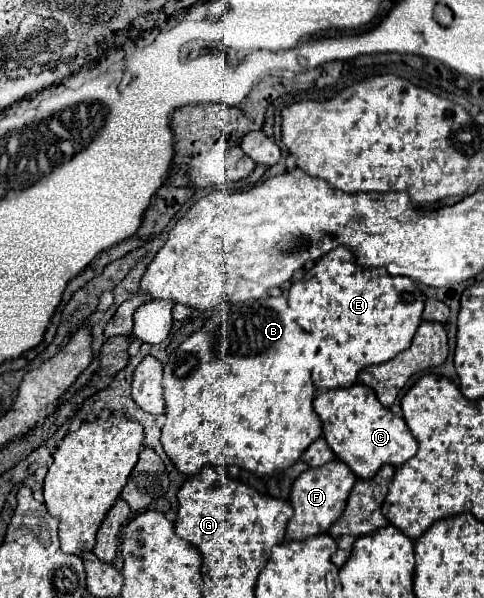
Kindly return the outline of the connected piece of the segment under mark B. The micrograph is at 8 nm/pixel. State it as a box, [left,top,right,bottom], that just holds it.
[161,296,323,476]

